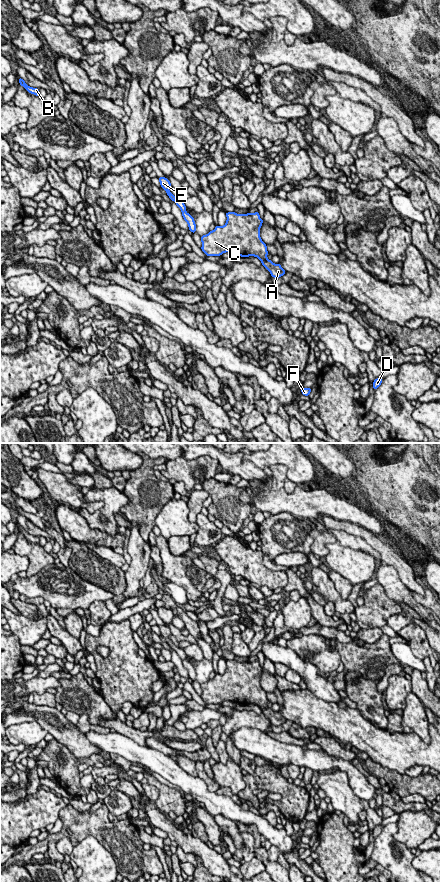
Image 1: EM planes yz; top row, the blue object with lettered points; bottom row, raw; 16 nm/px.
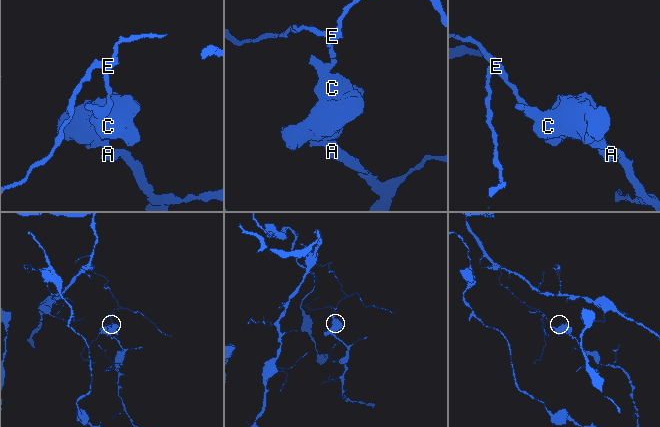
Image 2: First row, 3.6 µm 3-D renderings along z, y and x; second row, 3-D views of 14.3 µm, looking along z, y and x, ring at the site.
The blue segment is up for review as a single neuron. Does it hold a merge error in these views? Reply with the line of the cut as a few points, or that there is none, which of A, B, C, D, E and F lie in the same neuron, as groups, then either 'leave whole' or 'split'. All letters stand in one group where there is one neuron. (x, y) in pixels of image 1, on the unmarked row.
cut in yz along (185, 658), (182, 660); A C D F / B E; split

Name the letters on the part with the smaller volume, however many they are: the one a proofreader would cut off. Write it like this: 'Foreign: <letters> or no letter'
Foreign: A, C, D, F

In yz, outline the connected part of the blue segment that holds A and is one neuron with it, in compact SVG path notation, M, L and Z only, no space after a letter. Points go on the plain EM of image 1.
M226 660L224 674L215 674L213 679L200 685L201 698L206 704L220 704L229 700L241 705L257 705L274 726L286 721L281 713L267 706L267 693L260 685L260 676L264 670L259 660L237 662Z

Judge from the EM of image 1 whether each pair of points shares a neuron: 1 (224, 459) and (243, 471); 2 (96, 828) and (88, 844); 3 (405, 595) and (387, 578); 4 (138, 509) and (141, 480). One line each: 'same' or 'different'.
1: same
2: different
3: same
4: same

